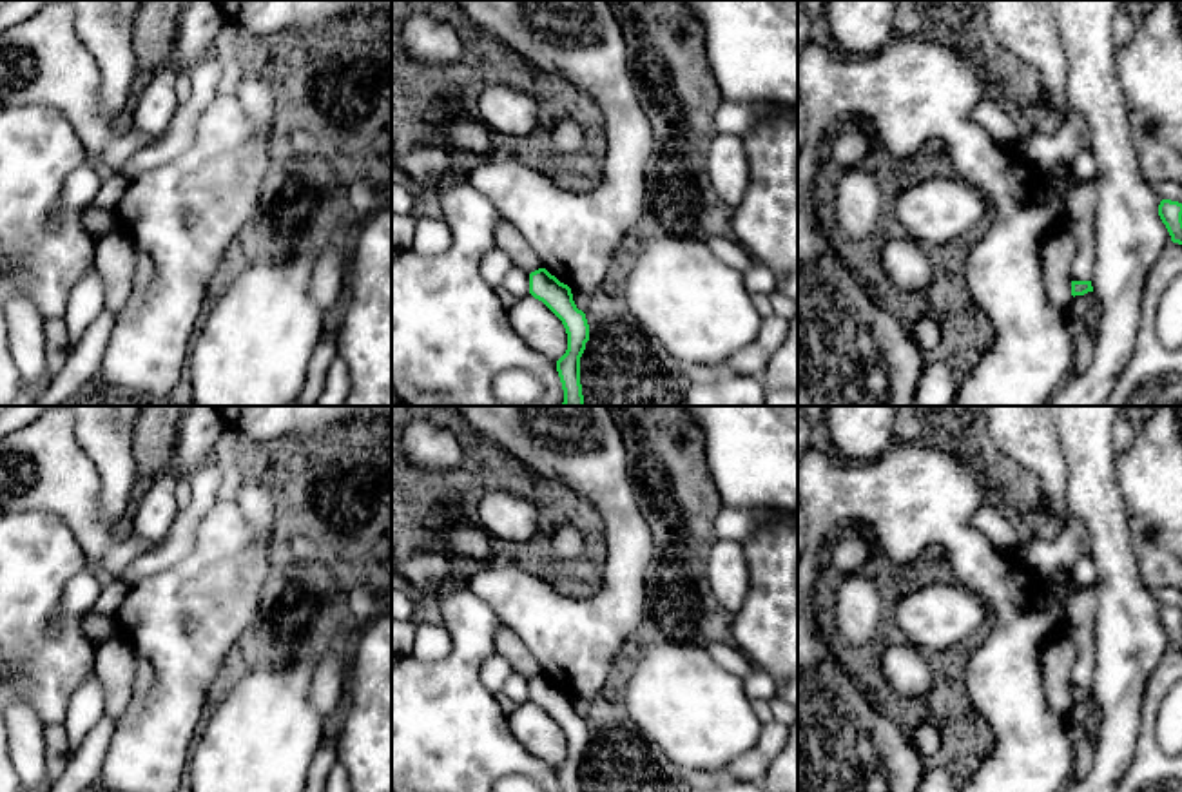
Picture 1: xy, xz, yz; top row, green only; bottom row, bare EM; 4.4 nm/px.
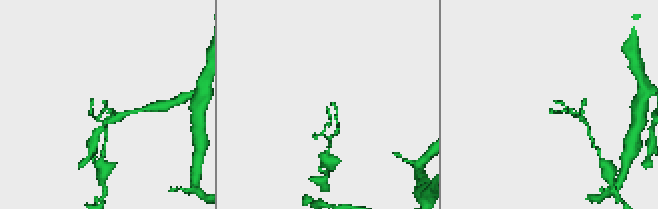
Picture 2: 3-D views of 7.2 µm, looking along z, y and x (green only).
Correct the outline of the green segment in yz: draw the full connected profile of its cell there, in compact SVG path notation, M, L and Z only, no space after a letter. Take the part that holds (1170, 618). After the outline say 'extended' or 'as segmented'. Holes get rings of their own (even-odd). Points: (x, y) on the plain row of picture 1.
M1162 605L1158 622L1167 634L1171 647L1182 651L1182 609Z | as segmented

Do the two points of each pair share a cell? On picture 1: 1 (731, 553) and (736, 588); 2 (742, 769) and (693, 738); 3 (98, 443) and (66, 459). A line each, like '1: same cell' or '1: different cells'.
1: same cell
2: different cells
3: different cells

